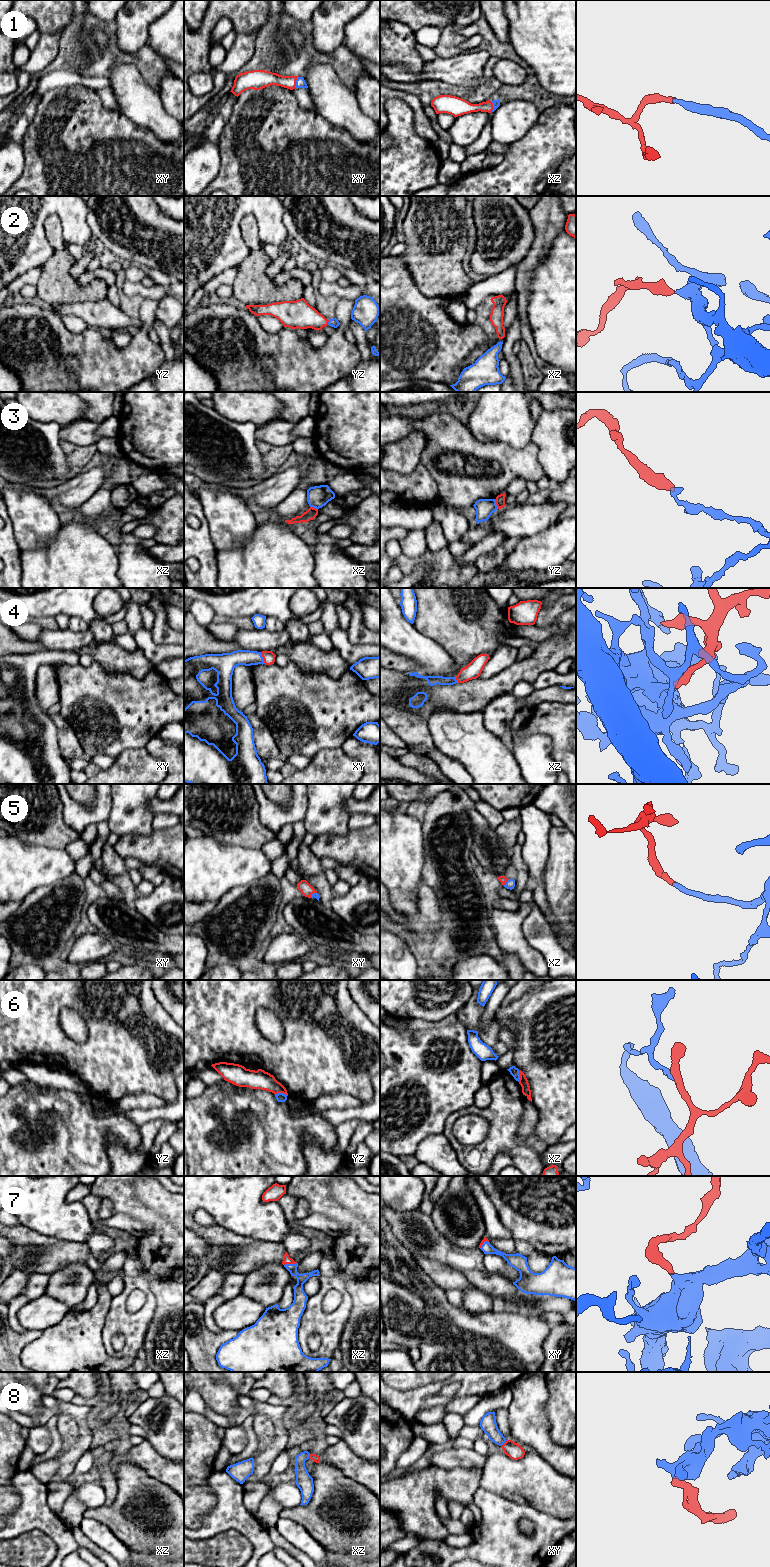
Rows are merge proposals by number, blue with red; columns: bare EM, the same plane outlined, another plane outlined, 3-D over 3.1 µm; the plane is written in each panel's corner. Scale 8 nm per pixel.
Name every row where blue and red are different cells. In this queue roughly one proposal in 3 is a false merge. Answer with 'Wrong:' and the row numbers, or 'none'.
Wrong: 3, 6

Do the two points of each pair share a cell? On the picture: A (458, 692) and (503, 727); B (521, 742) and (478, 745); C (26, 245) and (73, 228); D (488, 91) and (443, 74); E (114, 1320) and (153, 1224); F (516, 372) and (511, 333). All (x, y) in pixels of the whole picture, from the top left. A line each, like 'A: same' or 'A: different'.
A: different
B: different
C: same
D: different
E: same
F: same

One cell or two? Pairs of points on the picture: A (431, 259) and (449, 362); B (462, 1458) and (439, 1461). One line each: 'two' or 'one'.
A: two
B: one

